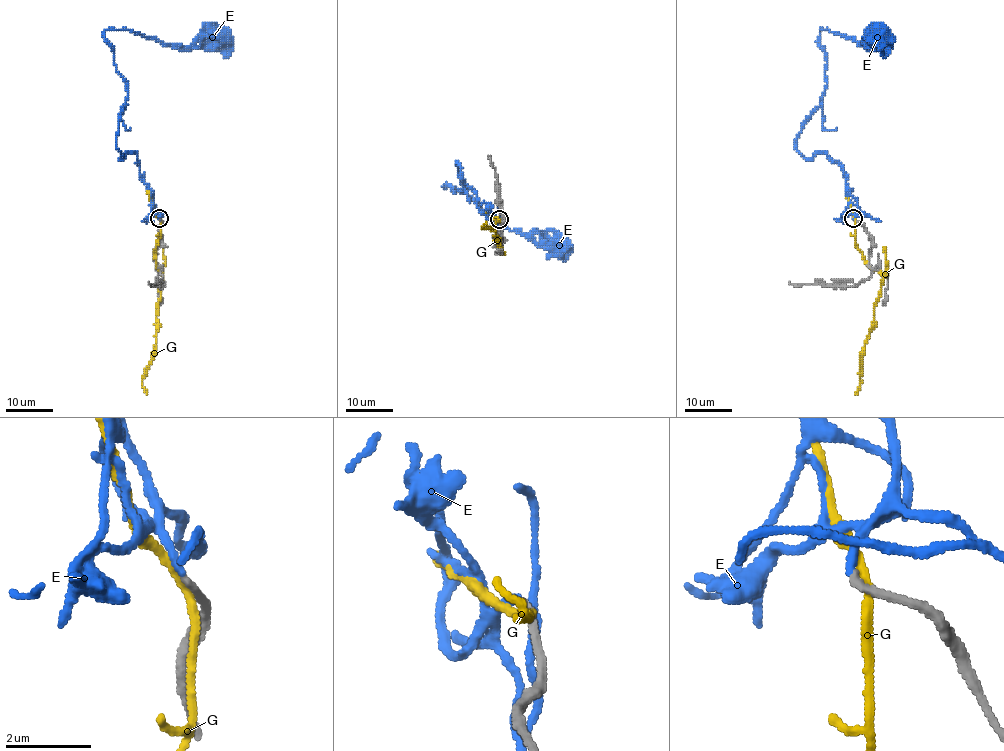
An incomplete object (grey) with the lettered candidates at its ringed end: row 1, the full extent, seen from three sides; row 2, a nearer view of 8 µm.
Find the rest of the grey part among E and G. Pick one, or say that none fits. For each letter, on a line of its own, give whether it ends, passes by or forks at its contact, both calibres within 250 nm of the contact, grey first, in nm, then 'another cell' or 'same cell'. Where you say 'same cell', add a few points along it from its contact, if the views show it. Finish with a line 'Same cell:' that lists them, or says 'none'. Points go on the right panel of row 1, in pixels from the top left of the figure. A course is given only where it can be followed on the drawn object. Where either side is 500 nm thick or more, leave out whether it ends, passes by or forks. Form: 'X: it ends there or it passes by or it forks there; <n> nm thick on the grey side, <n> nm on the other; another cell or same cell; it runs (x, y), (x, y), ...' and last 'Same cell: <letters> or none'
E: it forks there; 170 nm thick on the grey side, 100 nm on the other; same cell; it runs (853, 218), (844, 169), (824, 151), (806, 158), (796, 137), (821, 104), (820, 29), (866, 47), (883, 39)
G: it passes by; 200 nm thick on the grey side, 190 nm on the other; another cell
Same cell: E

